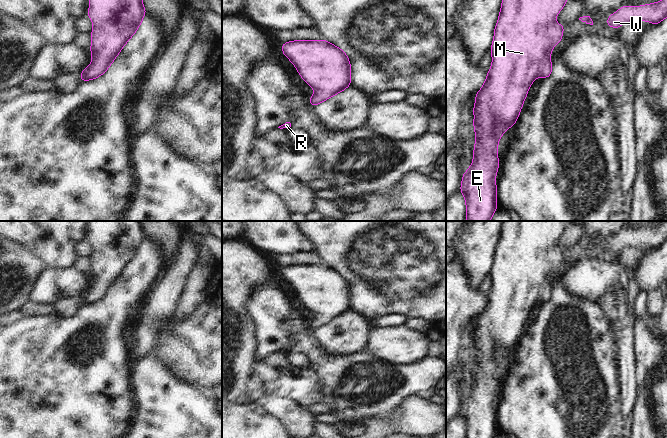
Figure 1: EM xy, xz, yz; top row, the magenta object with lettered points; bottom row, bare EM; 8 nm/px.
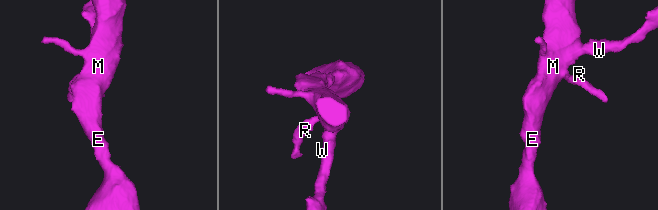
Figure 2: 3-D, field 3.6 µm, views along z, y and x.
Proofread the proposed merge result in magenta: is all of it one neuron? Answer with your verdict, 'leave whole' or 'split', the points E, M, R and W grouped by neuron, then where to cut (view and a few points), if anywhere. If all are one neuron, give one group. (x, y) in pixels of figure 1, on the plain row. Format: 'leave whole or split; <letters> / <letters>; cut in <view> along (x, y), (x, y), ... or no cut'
leave whole; E M R W; no cut

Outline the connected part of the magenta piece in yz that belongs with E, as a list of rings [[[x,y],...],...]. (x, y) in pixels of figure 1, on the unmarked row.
[[[503,221],[498,247],[494,252],[494,263],[490,272],[492,289],[487,296],[482,312],[475,318],[476,326],[473,331],[474,355],[476,365],[473,375],[473,386],[462,399],[460,416],[466,427],[466,438],[494,438],[498,432],[496,425],[496,396],[500,384],[497,380],[498,366],[508,352],[514,350],[531,308],[540,299],[543,303],[552,298],[551,274],[562,265],[562,258],[566,250],[555,246],[558,237],[563,233],[567,221]]]

